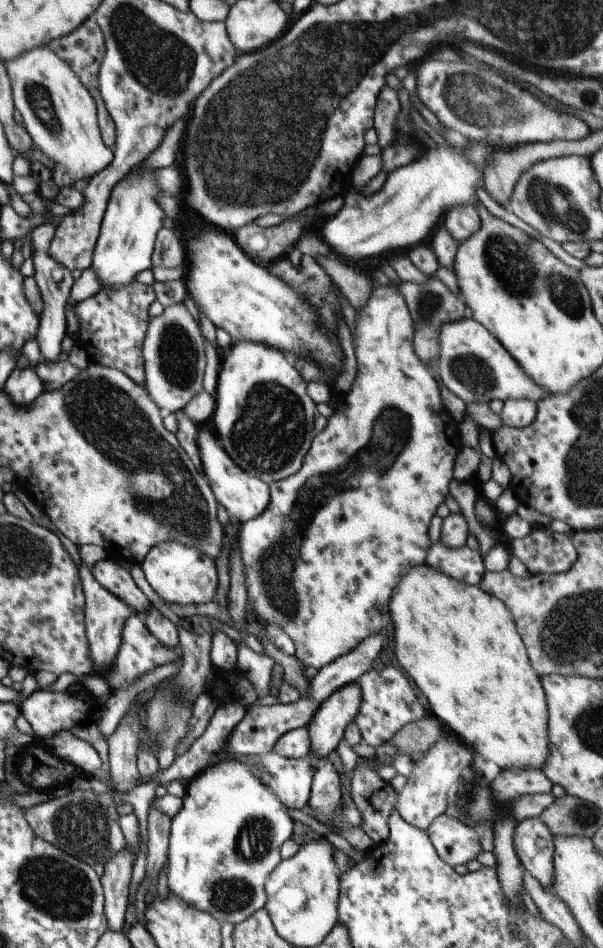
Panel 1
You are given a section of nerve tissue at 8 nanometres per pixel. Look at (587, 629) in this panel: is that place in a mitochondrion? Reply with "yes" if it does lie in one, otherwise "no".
yes

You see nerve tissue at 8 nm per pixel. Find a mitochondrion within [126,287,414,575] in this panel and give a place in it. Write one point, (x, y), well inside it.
(269, 430)

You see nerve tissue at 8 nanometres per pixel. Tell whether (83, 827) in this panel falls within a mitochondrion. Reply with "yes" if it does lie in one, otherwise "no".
yes

